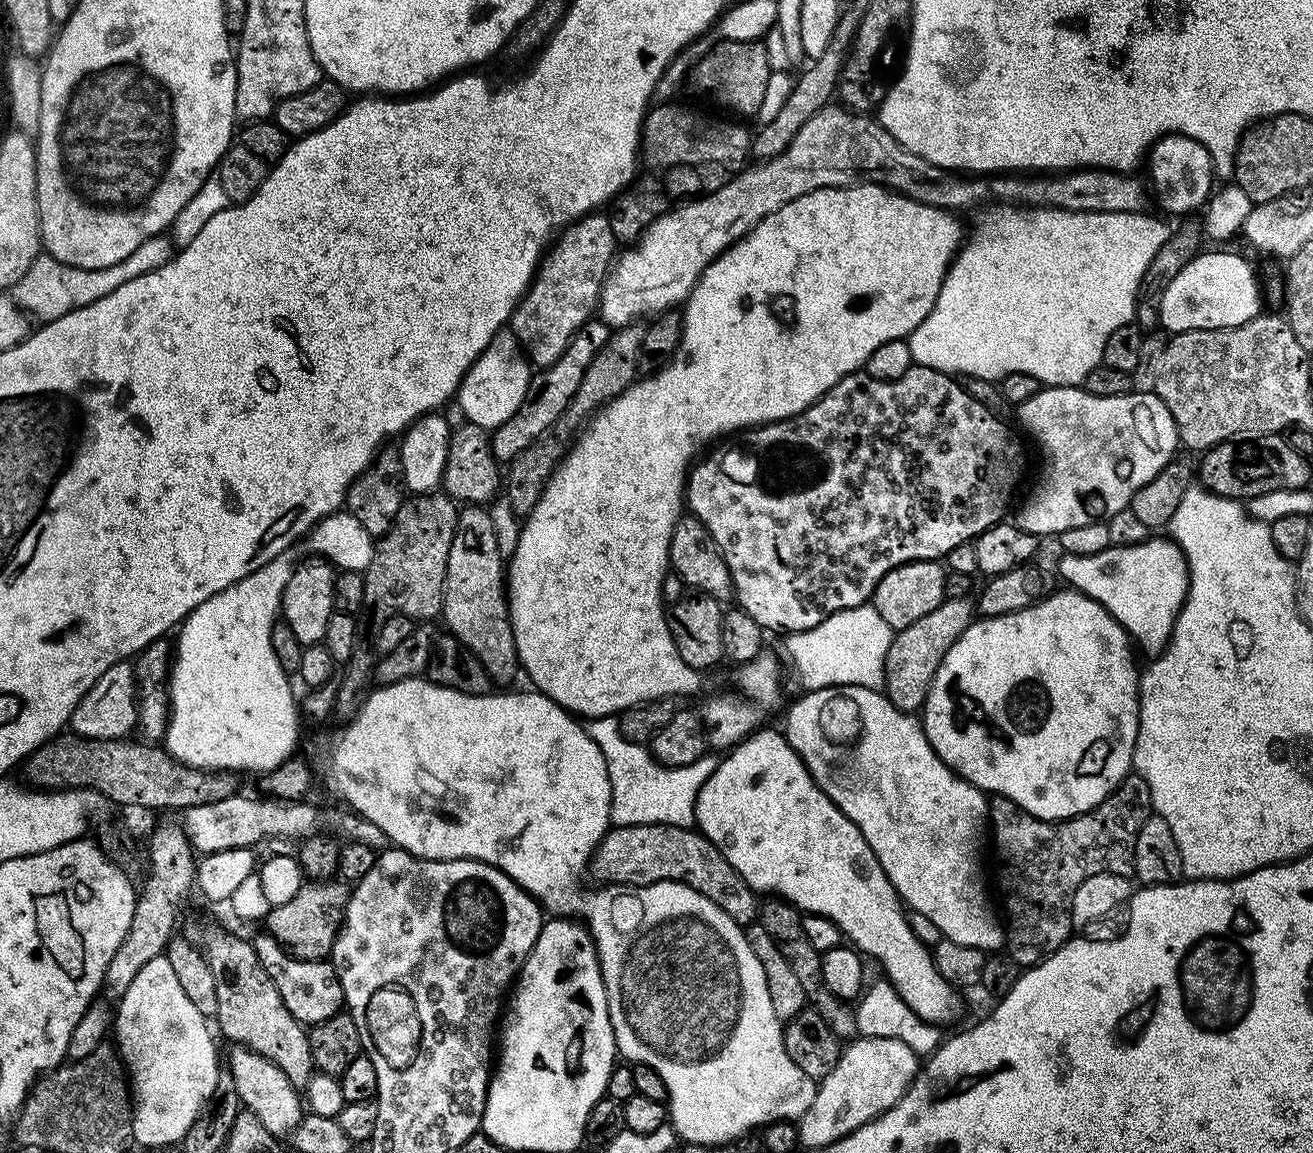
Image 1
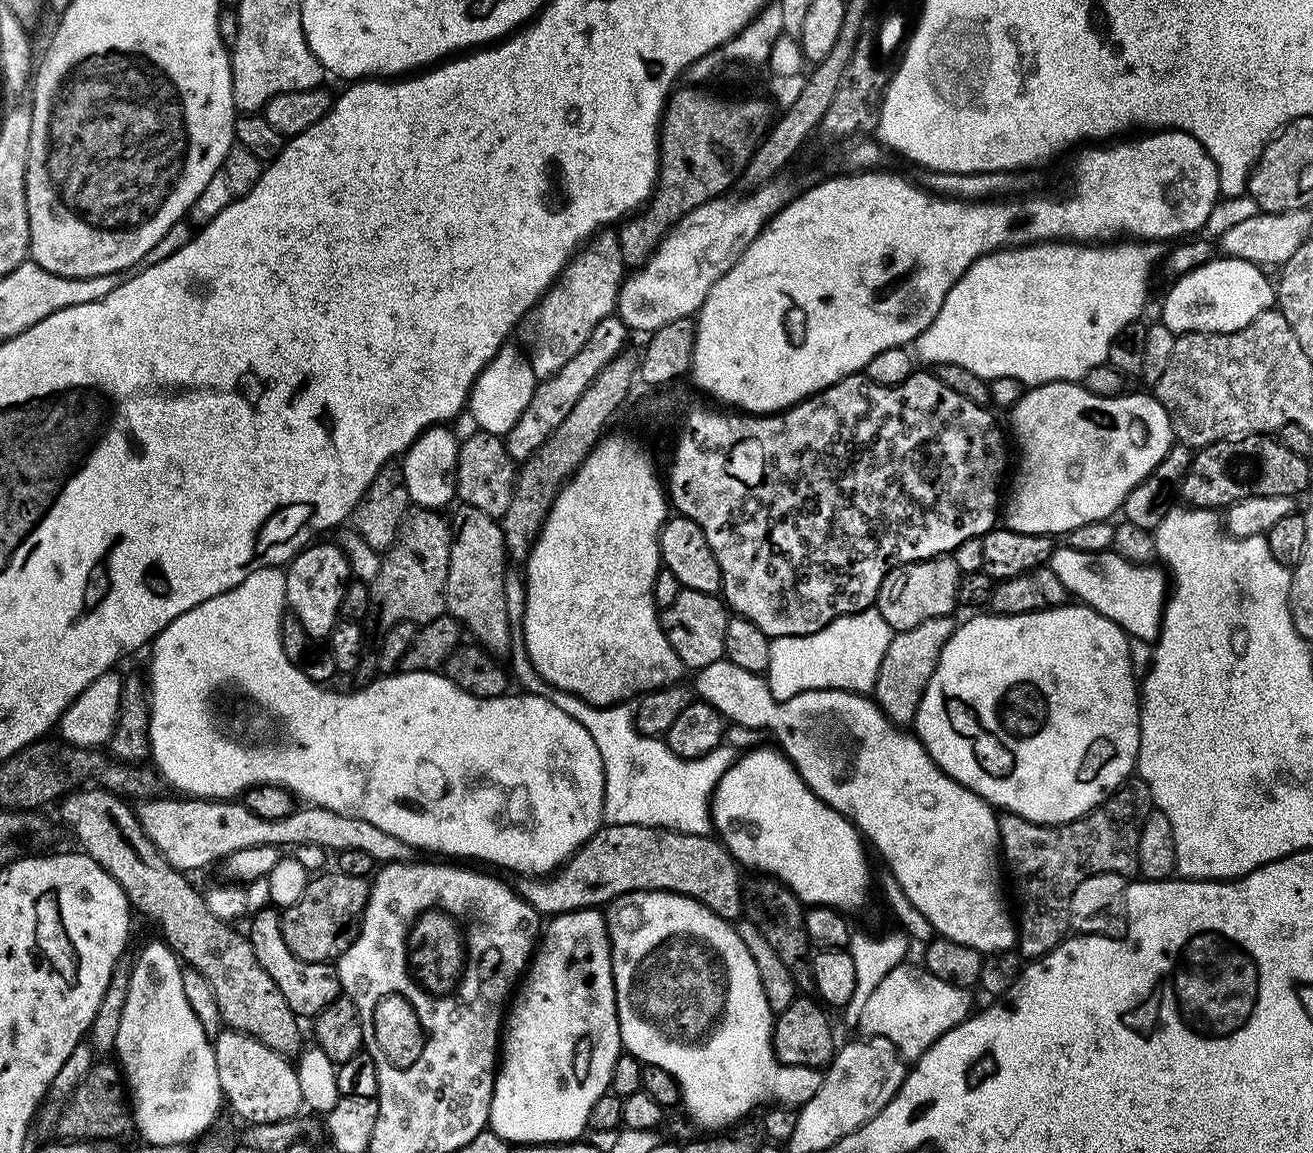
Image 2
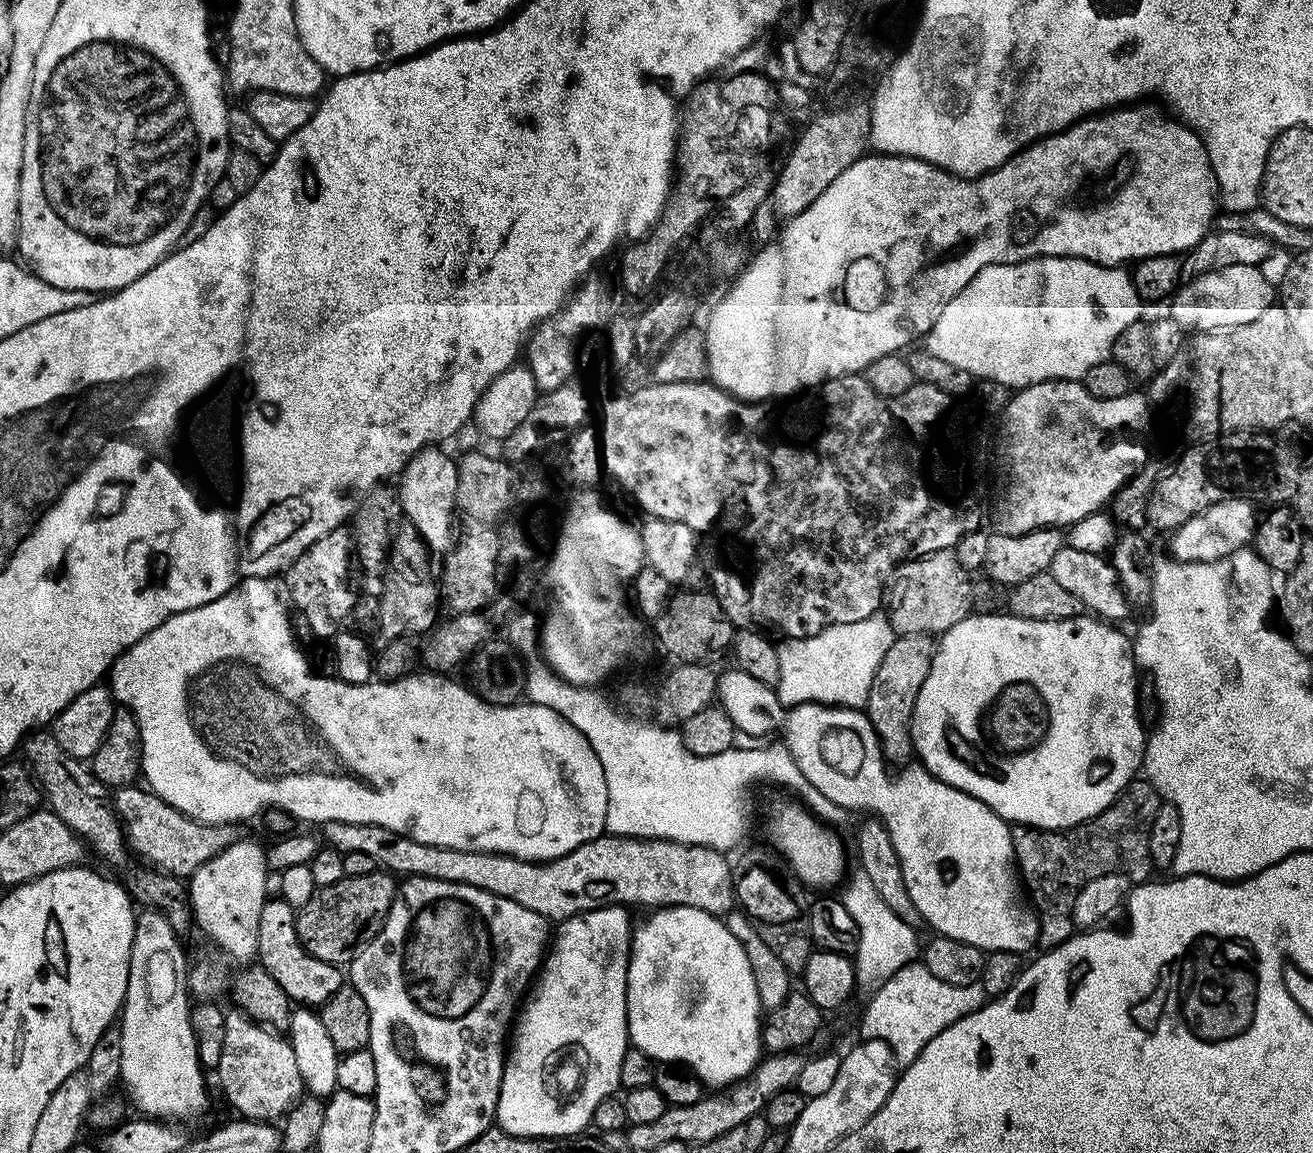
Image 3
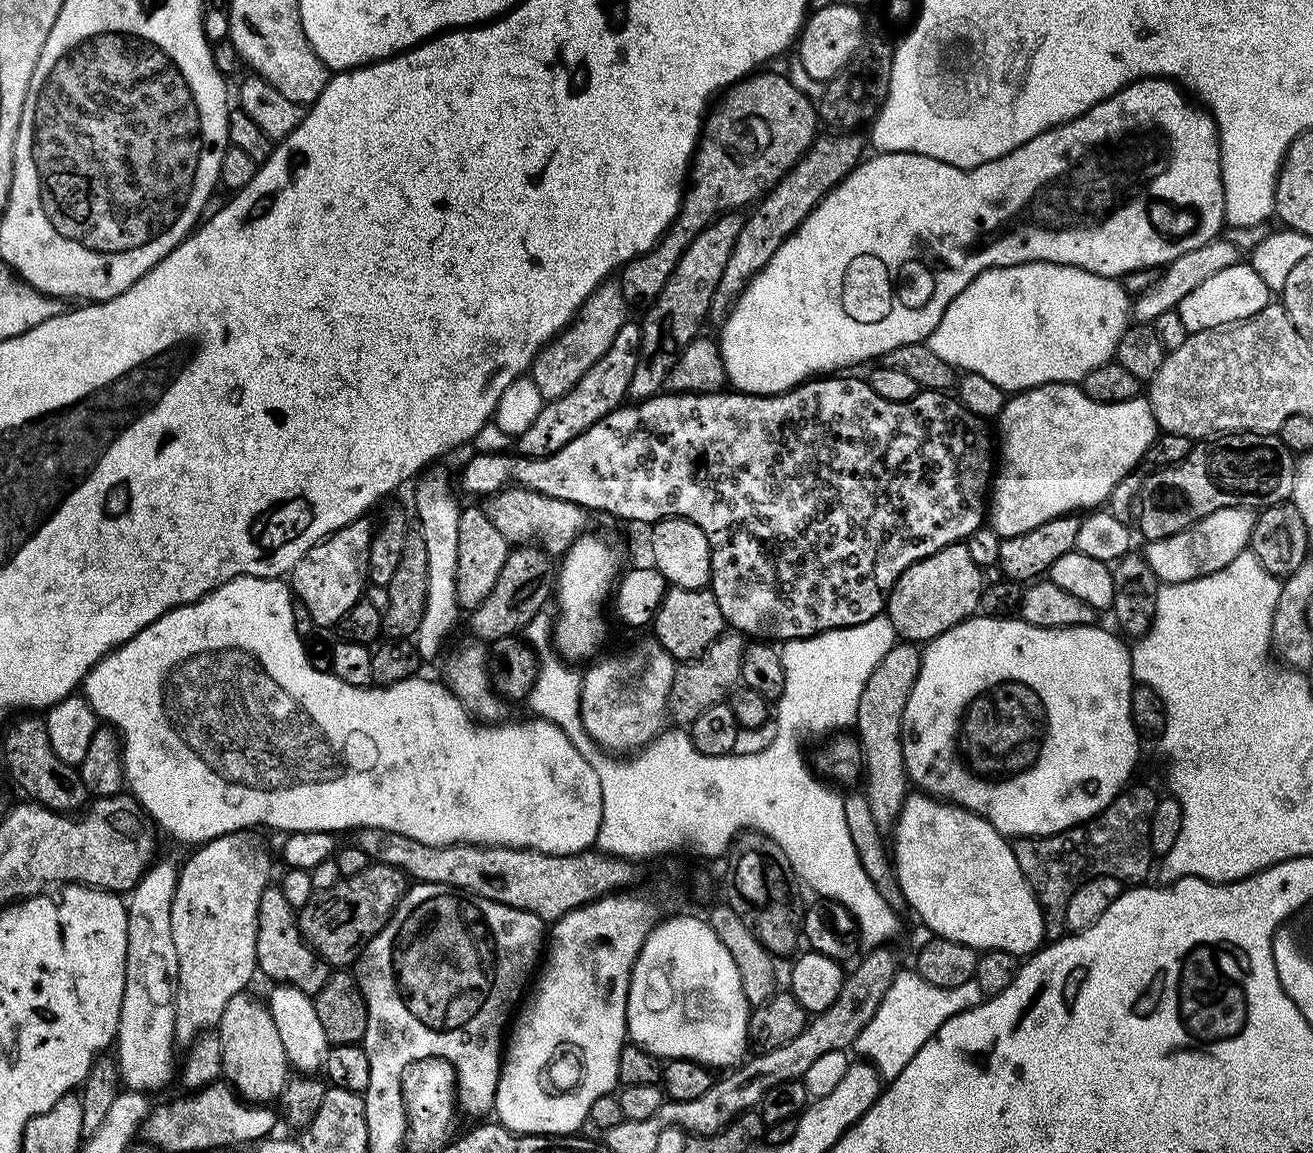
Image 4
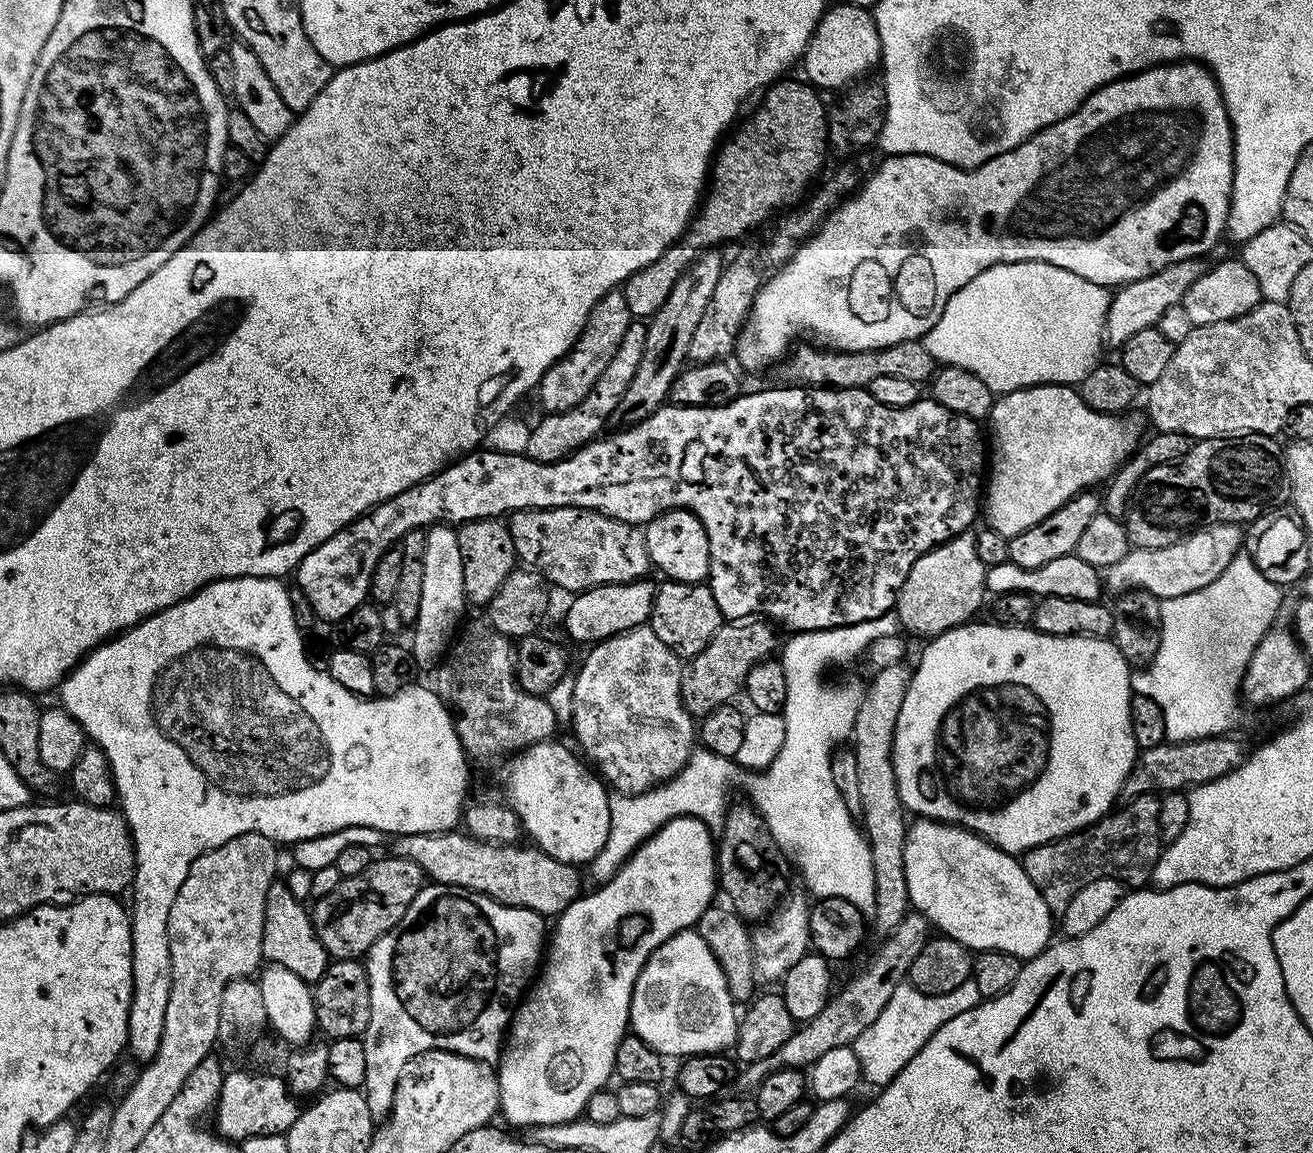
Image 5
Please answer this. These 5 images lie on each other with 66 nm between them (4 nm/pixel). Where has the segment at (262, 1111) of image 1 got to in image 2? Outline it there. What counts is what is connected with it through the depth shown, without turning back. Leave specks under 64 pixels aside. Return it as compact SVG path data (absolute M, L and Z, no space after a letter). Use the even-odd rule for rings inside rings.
M231 1030L220 1031L214 1038L214 1047L223 1099L249 1125L282 1122L301 1111L303 1098L298 1074L285 1053L275 1052L244 1032Z

